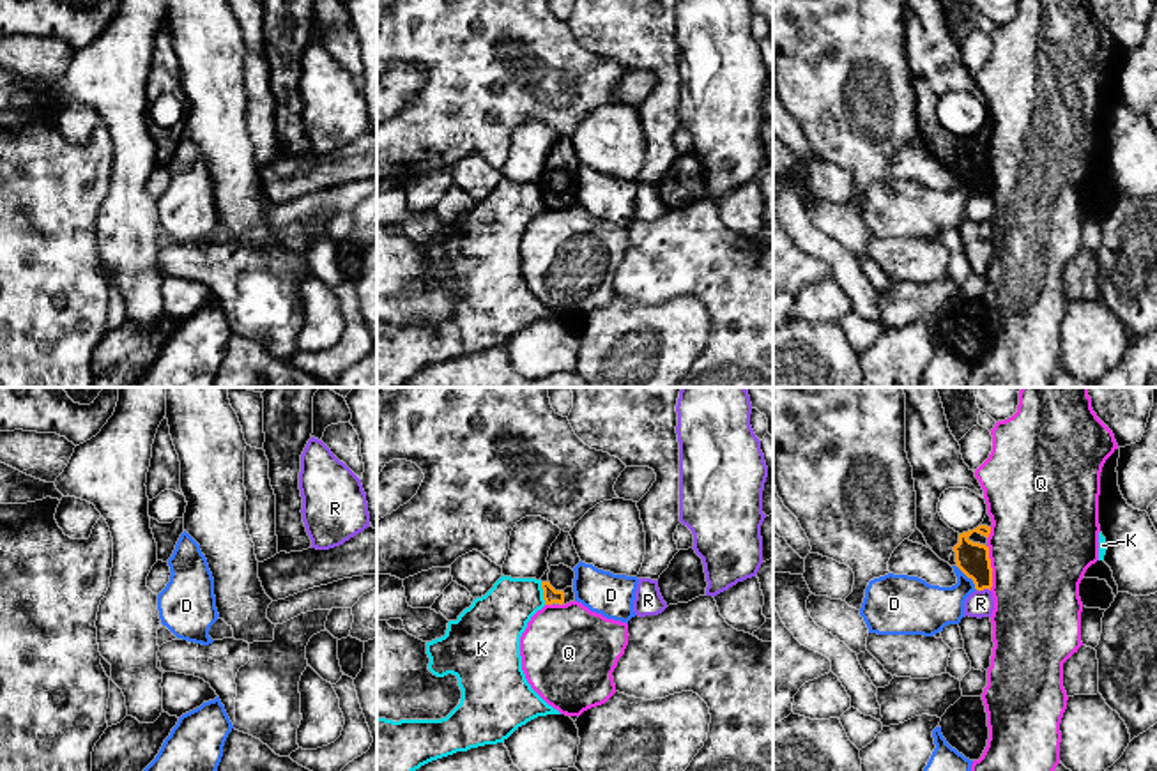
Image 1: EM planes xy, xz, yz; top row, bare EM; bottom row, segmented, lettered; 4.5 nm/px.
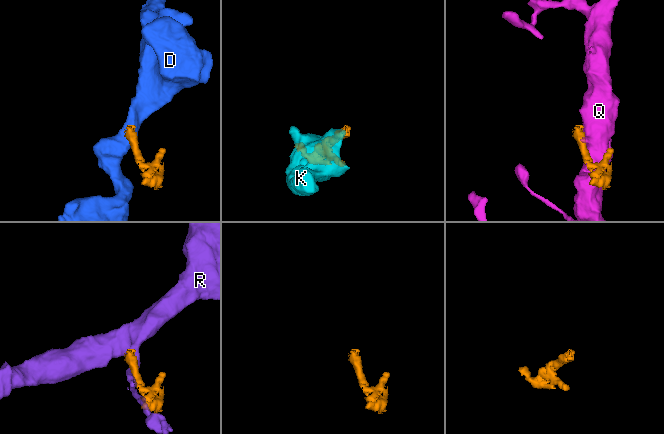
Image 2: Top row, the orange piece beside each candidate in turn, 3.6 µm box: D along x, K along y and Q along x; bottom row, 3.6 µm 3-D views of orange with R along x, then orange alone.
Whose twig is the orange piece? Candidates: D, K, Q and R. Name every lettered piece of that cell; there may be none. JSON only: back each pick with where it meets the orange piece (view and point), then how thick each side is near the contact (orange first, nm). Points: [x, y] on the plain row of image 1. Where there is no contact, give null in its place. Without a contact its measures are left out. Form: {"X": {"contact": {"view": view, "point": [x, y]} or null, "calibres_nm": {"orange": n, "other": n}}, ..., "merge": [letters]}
{"merge": []}

